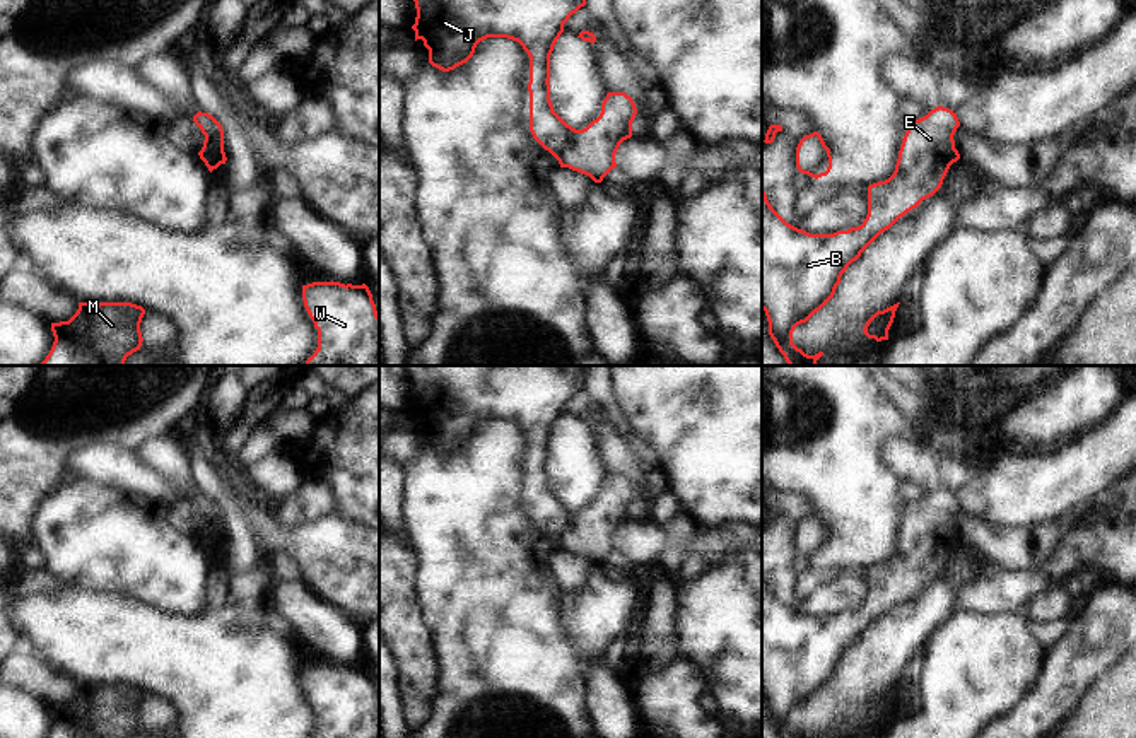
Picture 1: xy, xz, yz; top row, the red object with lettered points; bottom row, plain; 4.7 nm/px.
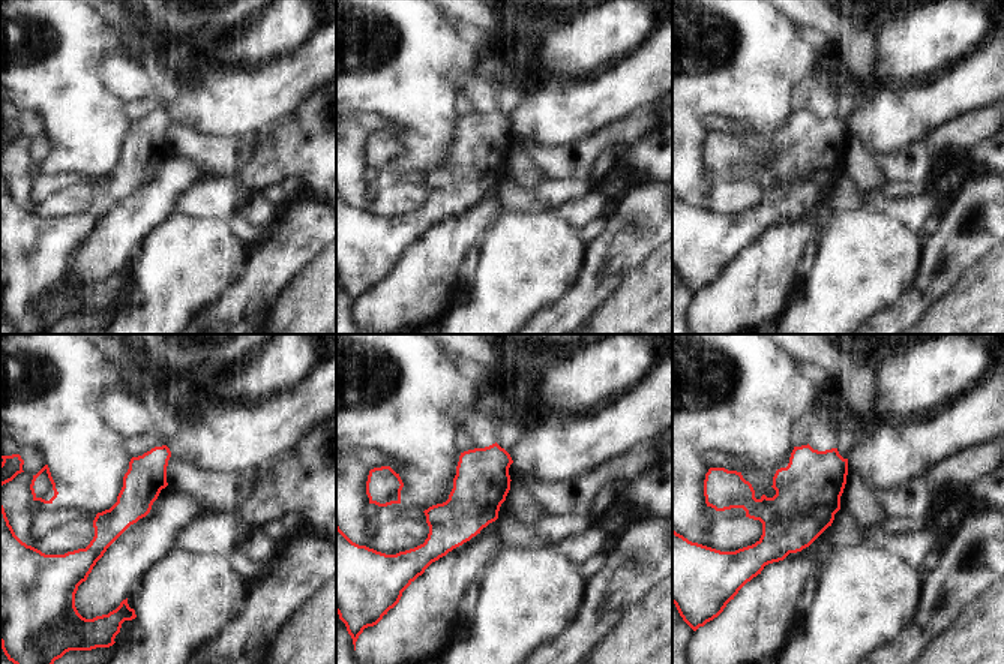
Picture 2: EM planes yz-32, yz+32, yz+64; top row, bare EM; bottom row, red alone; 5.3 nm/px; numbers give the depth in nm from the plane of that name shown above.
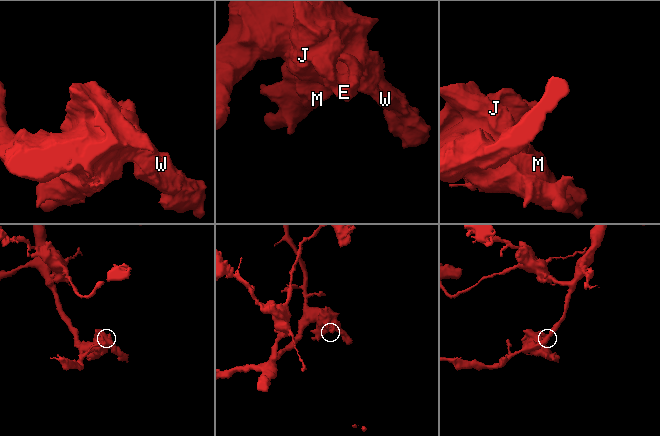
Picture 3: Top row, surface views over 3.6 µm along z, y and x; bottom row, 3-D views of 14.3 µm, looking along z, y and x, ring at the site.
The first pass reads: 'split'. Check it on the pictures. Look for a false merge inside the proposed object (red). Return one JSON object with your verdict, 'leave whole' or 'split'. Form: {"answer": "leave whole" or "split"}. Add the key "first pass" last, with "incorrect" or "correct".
{"answer": "leave whole", "first pass": "incorrect"}

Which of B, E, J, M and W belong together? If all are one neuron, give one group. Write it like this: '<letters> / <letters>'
B E J M W

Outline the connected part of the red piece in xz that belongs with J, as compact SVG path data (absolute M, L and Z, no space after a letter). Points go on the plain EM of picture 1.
M407 366L415 384L417 400L412 412L415 424L422 422L429 432L429 446L442 454L454 453L466 446L480 424L487 420L507 420L518 424L530 439L530 514L533 521L548 533L560 547L581 557L589 559L594 565L617 550L615 536L620 526L632 519L632 504L637 497L635 485L625 475L608 475L601 485L601 495L586 511L576 512L567 507L555 494L550 483L550 437L564 407L572 396L586 388L588 369L581 366Z

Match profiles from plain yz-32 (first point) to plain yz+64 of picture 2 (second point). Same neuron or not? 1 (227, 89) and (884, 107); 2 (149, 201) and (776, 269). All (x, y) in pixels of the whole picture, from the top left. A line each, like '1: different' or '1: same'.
1: same
2: same

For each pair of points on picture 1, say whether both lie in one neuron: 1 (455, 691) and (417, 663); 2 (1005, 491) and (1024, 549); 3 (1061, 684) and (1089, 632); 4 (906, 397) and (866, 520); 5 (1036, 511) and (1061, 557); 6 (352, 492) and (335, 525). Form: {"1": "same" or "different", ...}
{"1": "different", "2": "different", "3": "same", "4": "different", "5": "different", "6": "different"}

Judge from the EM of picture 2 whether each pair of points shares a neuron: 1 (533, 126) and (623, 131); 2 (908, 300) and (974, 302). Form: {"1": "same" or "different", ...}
{"1": "different", "2": "different"}

